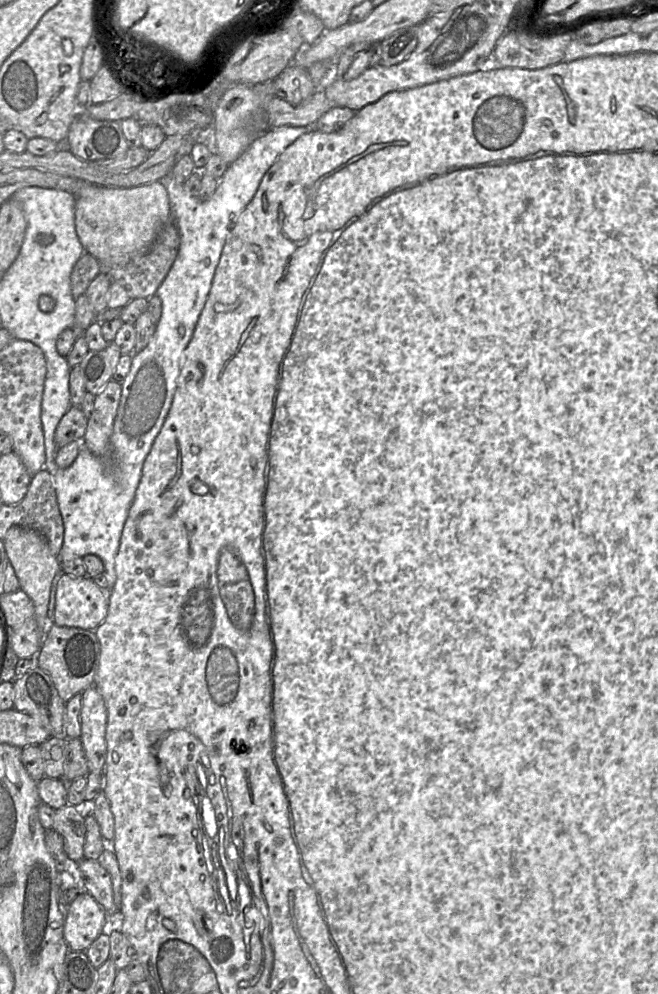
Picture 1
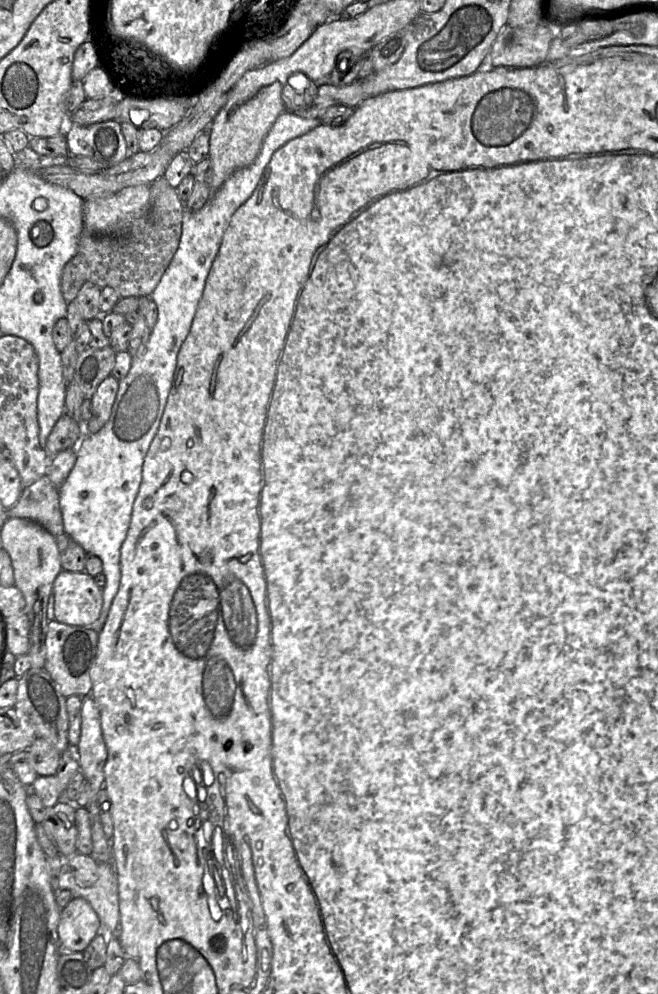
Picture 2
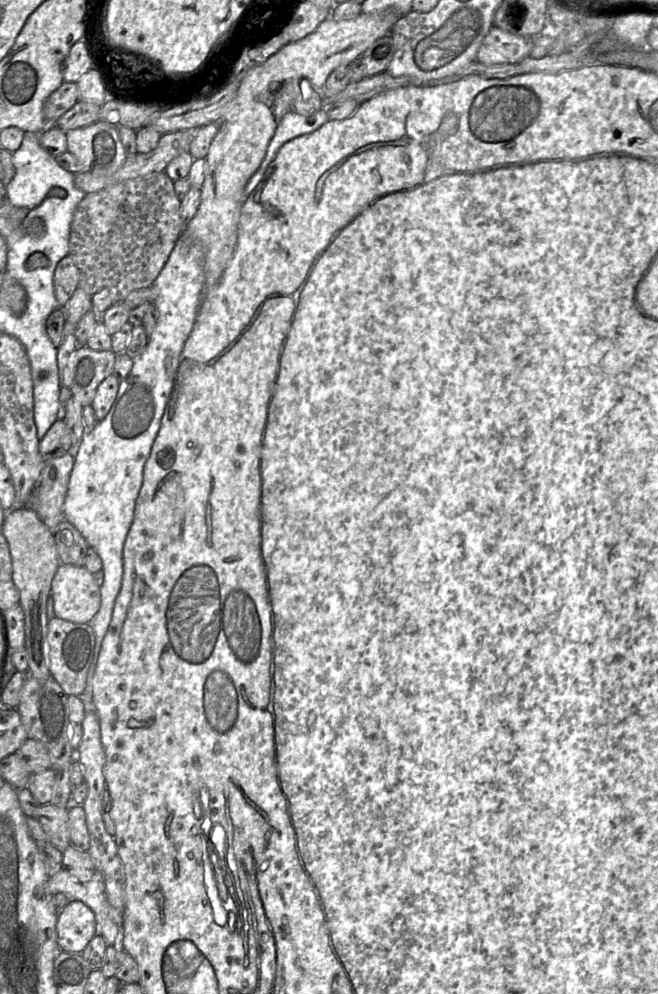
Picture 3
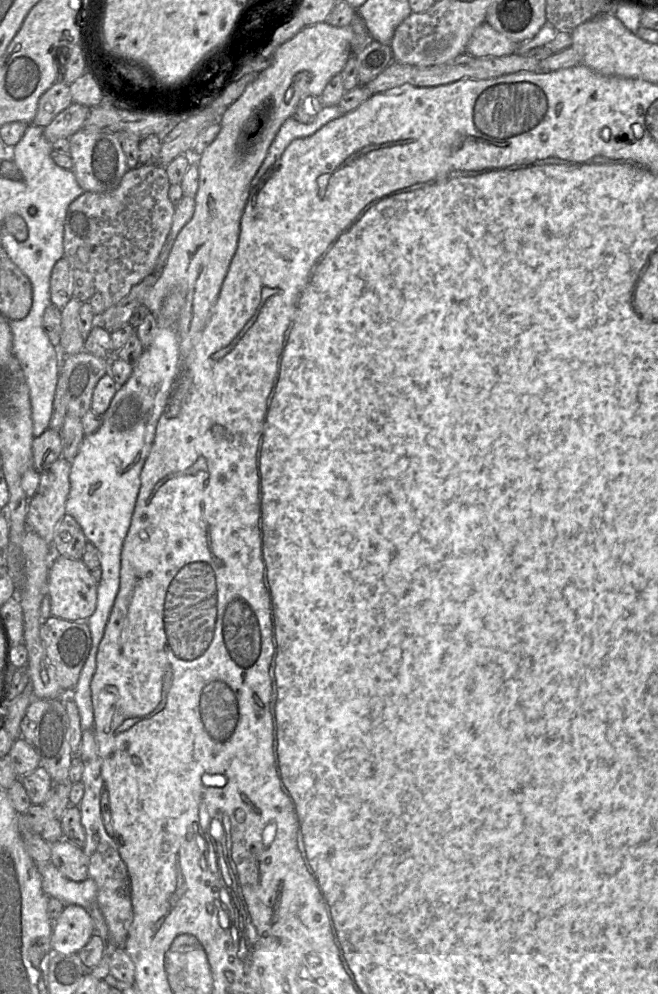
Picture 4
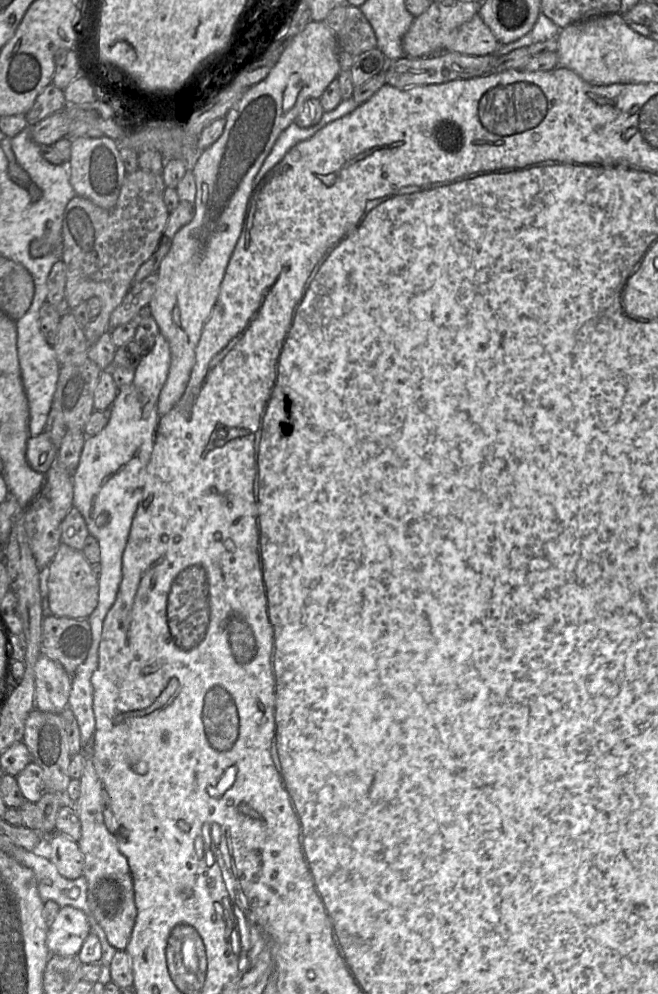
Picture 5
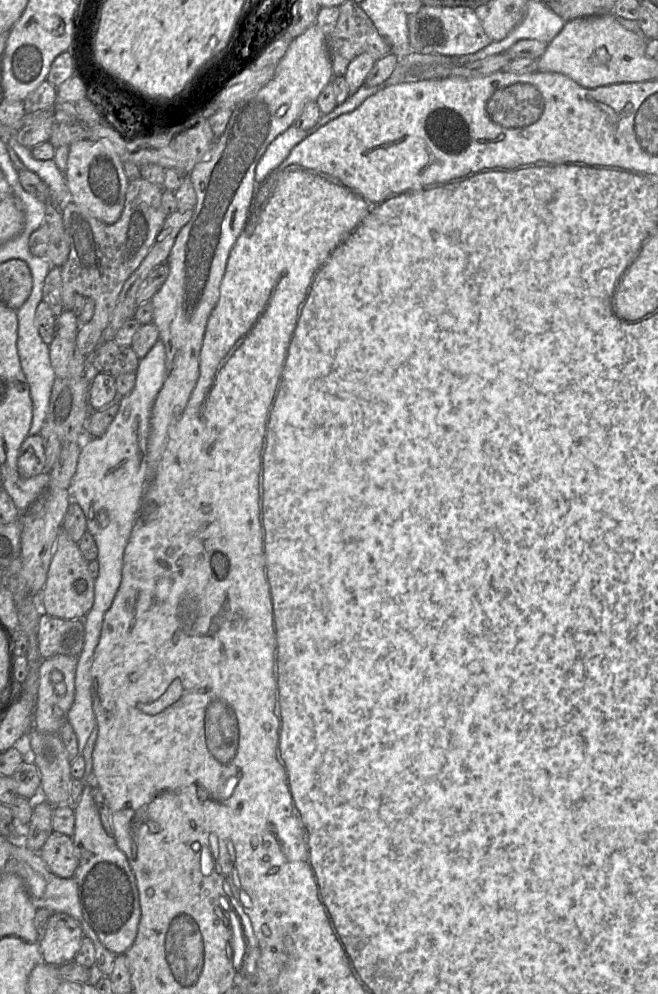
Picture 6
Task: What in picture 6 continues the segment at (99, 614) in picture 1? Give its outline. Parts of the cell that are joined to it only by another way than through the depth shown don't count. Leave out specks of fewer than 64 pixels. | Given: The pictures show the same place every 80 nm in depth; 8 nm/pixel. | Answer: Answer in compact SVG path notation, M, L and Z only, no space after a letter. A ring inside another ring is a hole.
M61 531L56 540L44 587L38 594L39 607L44 613L56 618L83 619L94 603L94 582L78 543Z

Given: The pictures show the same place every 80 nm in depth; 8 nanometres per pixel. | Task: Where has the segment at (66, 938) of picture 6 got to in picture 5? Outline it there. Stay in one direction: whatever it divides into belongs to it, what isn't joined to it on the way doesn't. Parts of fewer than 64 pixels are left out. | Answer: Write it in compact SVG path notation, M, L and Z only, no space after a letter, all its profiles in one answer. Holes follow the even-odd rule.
M72 906L61 907L47 934L50 955L76 956L90 933L84 912Z

